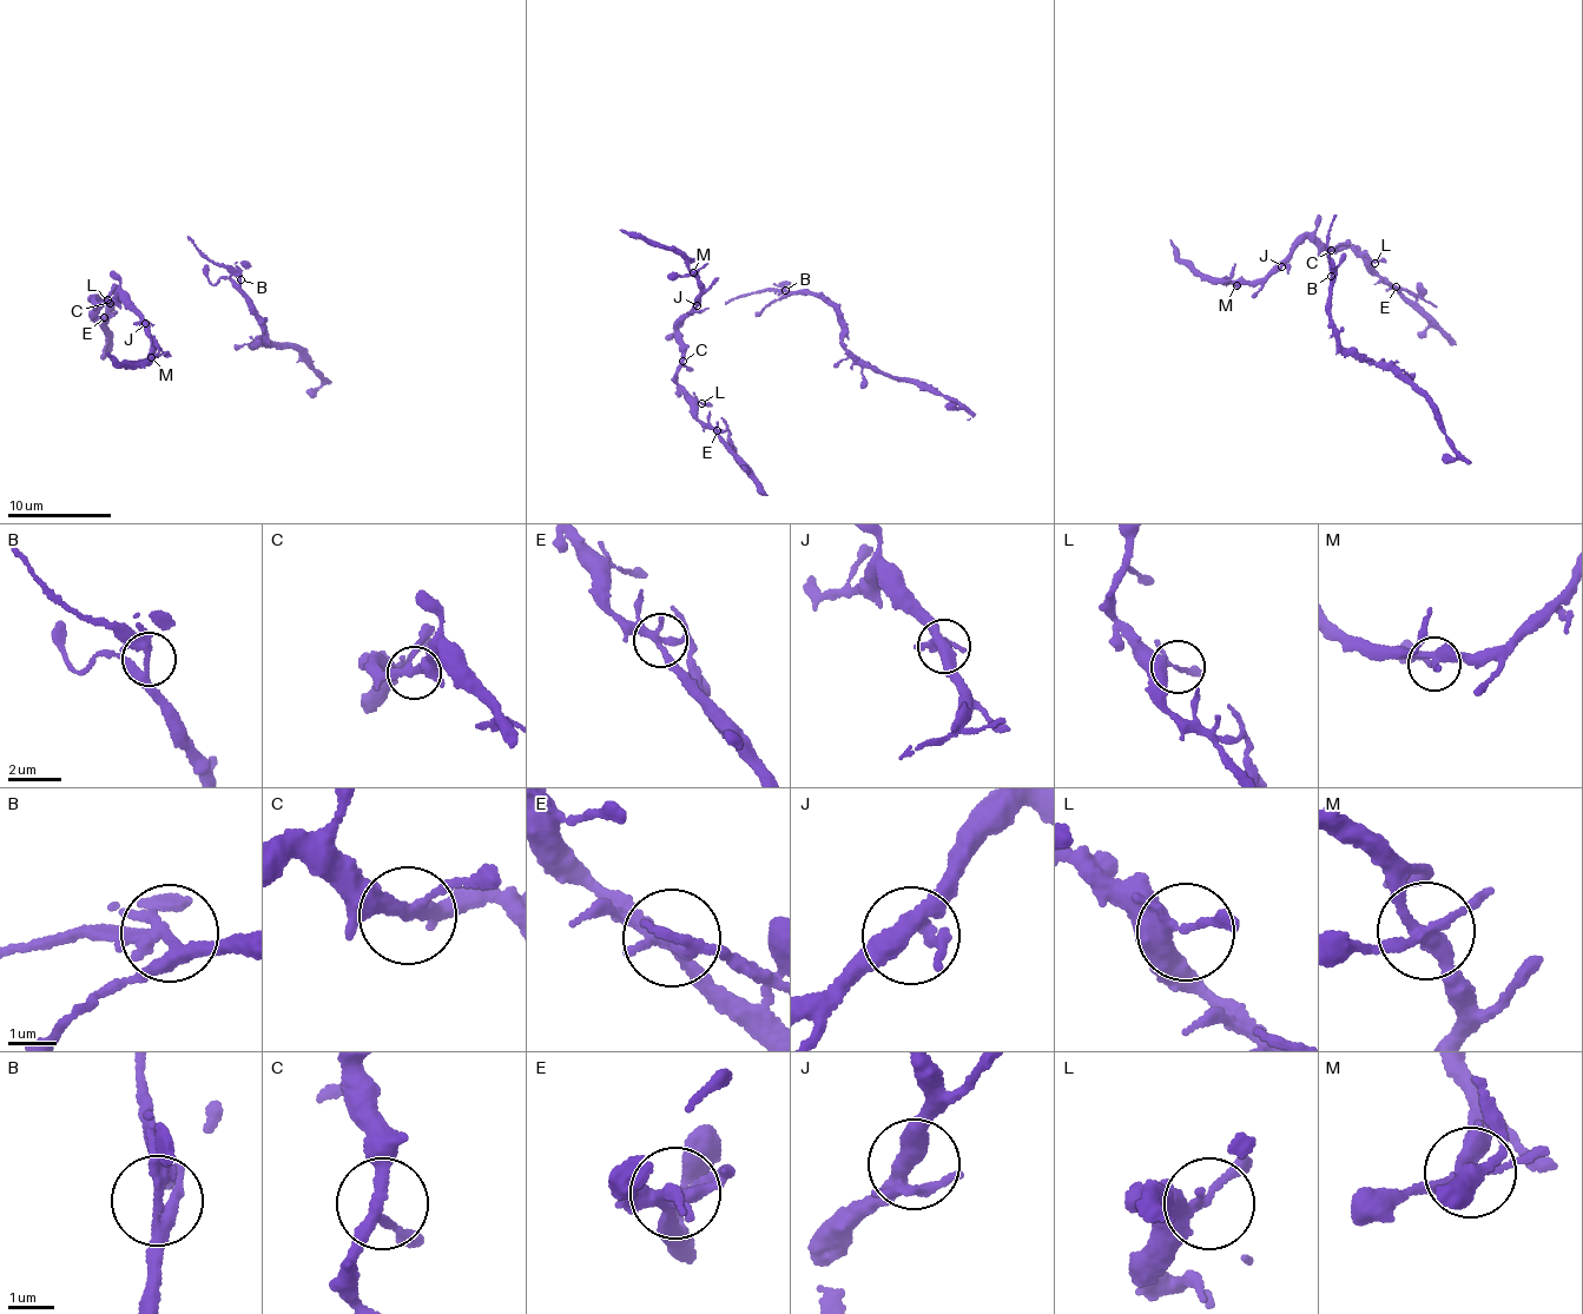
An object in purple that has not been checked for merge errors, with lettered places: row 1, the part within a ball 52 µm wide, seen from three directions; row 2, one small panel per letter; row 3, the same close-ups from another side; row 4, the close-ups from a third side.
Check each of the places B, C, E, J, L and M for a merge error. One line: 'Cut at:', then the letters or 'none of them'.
Cut at: B, E, M

